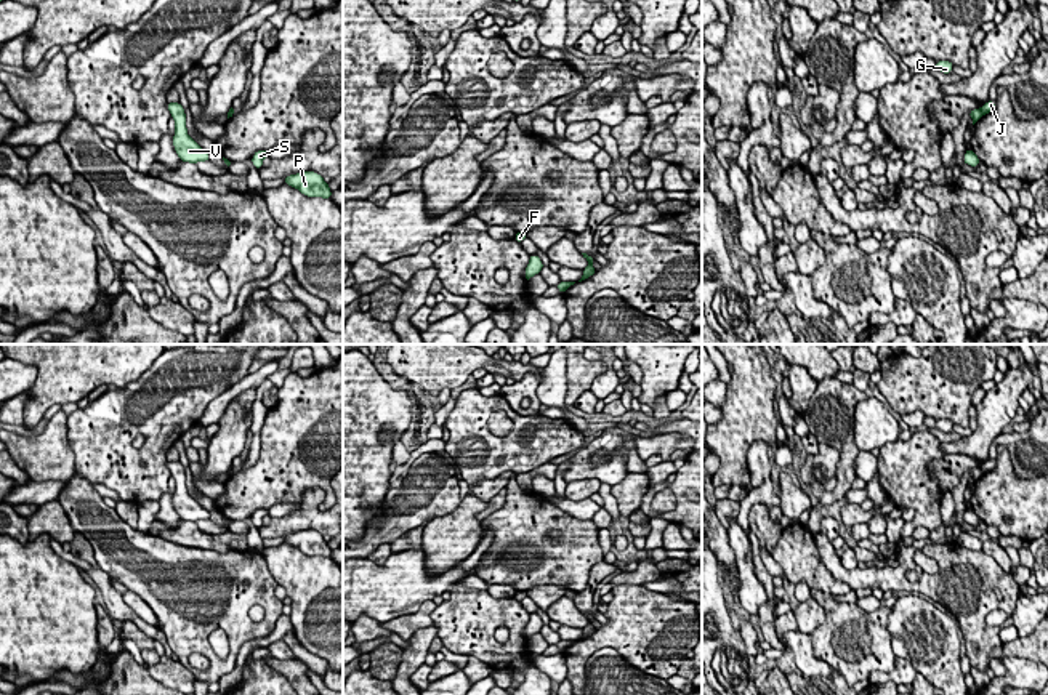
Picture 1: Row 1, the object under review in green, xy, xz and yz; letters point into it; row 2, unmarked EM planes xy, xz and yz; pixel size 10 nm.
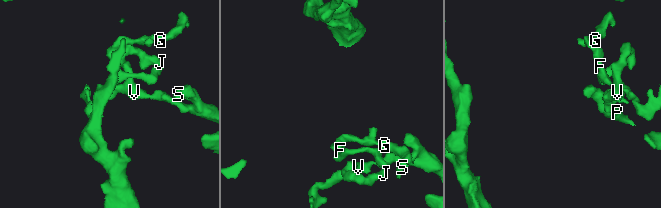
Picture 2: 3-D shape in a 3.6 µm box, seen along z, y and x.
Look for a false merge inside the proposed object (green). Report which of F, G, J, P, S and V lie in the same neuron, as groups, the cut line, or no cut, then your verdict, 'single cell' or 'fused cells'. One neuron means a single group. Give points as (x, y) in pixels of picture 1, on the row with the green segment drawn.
F G / J P S V; cut in yz along (979, 109), (983, 114); fused cells

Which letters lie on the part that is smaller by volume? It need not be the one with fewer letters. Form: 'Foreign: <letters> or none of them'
Foreign: F, G

